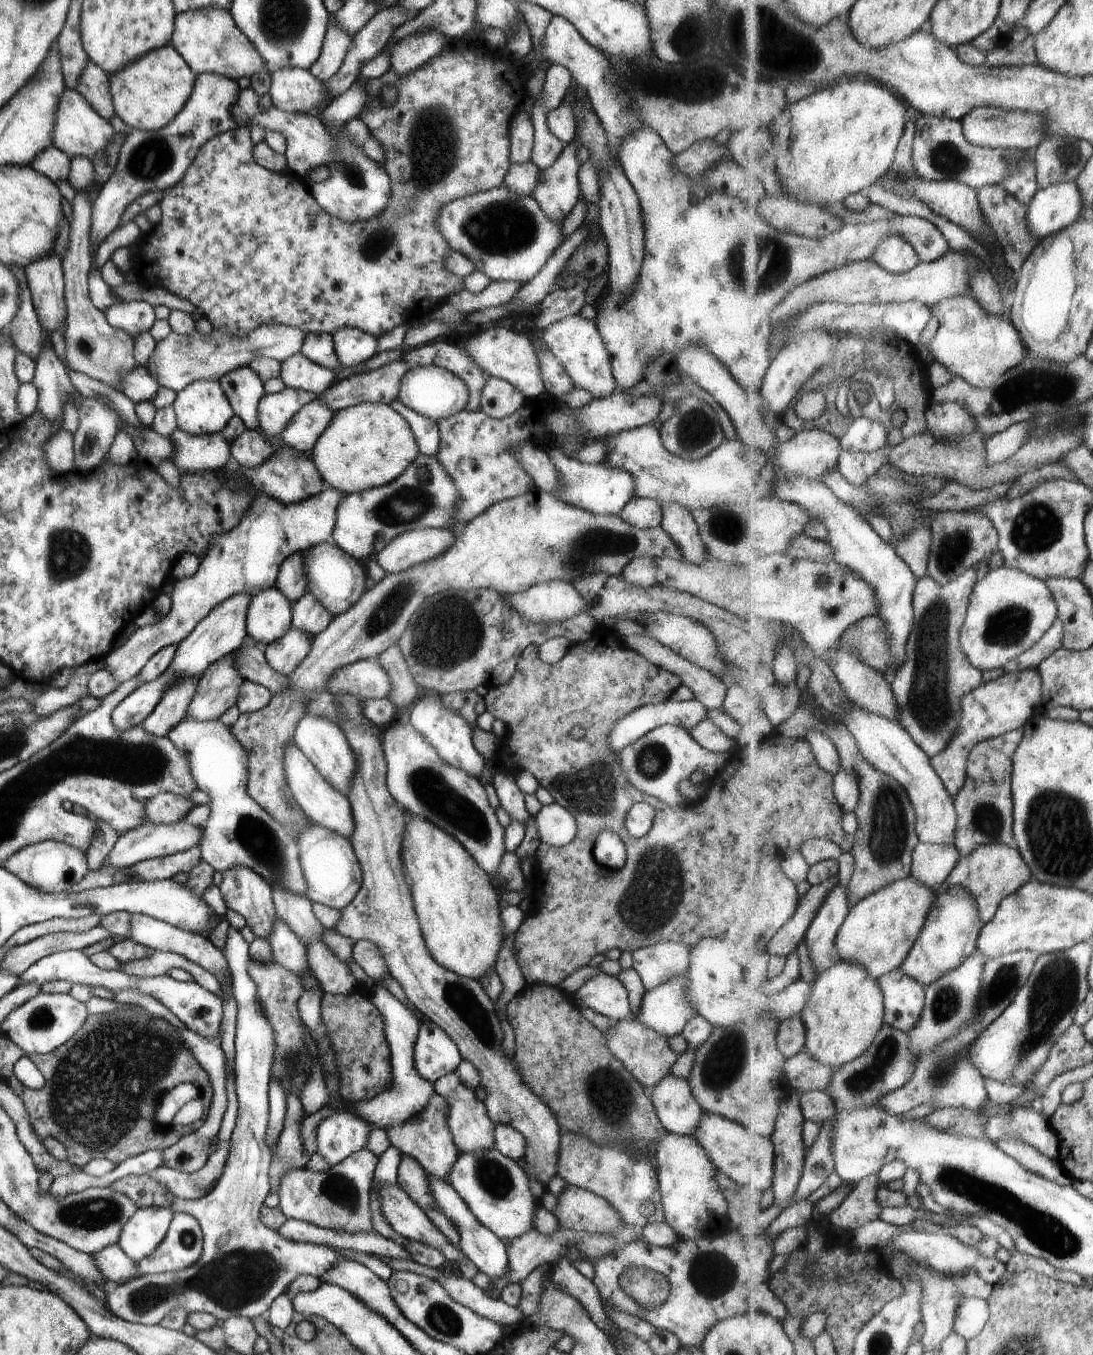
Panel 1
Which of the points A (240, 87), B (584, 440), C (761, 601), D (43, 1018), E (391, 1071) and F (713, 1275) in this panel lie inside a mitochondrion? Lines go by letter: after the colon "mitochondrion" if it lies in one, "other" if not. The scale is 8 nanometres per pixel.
A: other
B: other
C: other
D: mitochondrion
E: other
F: mitochondrion

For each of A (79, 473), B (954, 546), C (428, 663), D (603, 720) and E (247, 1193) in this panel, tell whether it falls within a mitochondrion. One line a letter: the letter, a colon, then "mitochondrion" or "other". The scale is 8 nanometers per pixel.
A: other
B: mitochondrion
C: mitochondrion
D: other
E: other

